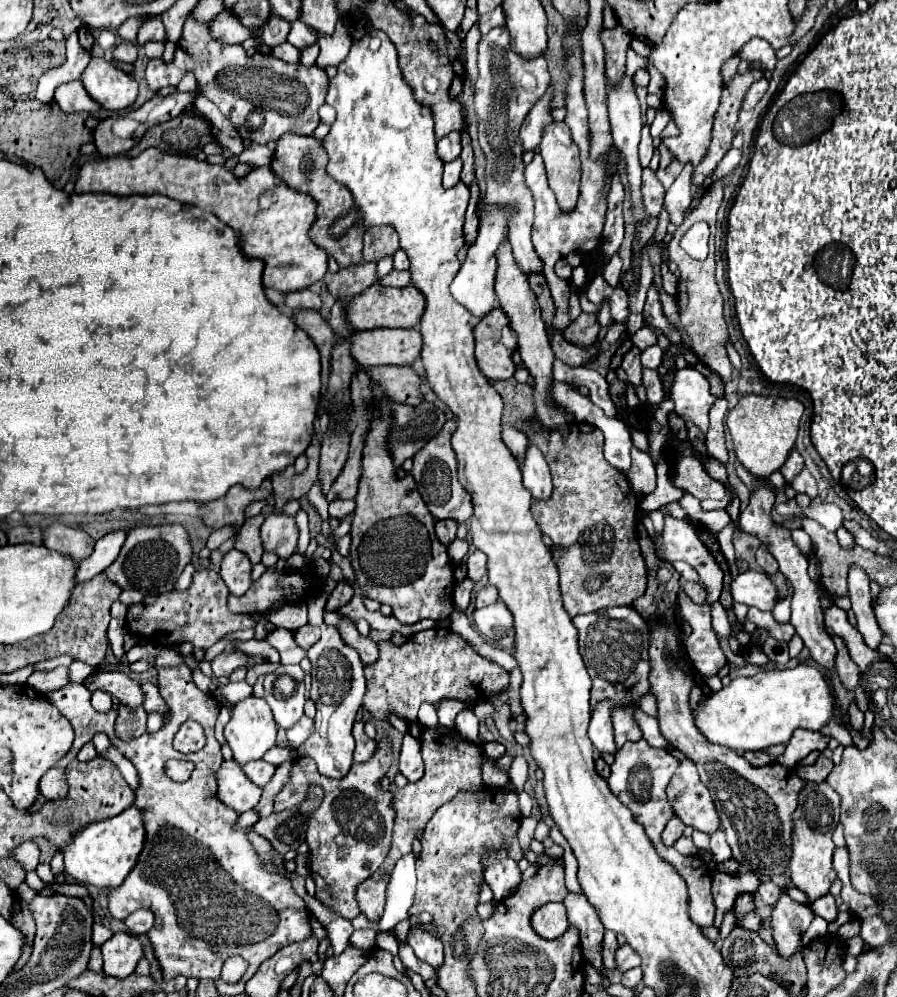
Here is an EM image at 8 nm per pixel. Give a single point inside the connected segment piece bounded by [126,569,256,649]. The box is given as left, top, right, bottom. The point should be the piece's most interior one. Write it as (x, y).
(199, 615)

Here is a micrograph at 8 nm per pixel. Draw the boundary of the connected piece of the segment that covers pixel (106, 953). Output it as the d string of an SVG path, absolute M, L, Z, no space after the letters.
M116 933L102 947L104 973L124 979L134 973L138 961L144 957L144 945L132 933Z

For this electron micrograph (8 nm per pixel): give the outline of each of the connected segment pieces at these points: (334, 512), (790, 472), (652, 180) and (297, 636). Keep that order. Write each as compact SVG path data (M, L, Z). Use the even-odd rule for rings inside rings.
M336 499L336 501L332 501L332 503L329 503L329 515L340 520L347 515L351 515L355 509L355 506L356 504L353 499Z
M792 449L792 453L788 455L788 459L786 459L786 463L782 465L782 469L780 469L780 473L786 477L786 481L790 483L798 473L800 473L800 469L804 467L804 459L802 459L802 455L796 451L796 449Z
M650 167L644 169L642 173L642 195L644 195L644 205L648 215L658 217L660 209L662 209L662 201L664 201L664 187L660 185L656 171L652 171Z
M306 625L306 627L300 627L298 631L294 631L294 641L296 641L302 649L310 649L318 639L320 639L320 627Z

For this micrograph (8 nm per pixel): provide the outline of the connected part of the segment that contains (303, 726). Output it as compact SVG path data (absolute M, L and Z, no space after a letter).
M302 715L302 719L292 729L288 729L288 733L286 733L290 745L298 749L308 739L308 733L312 733L312 725L314 725L314 719Z

